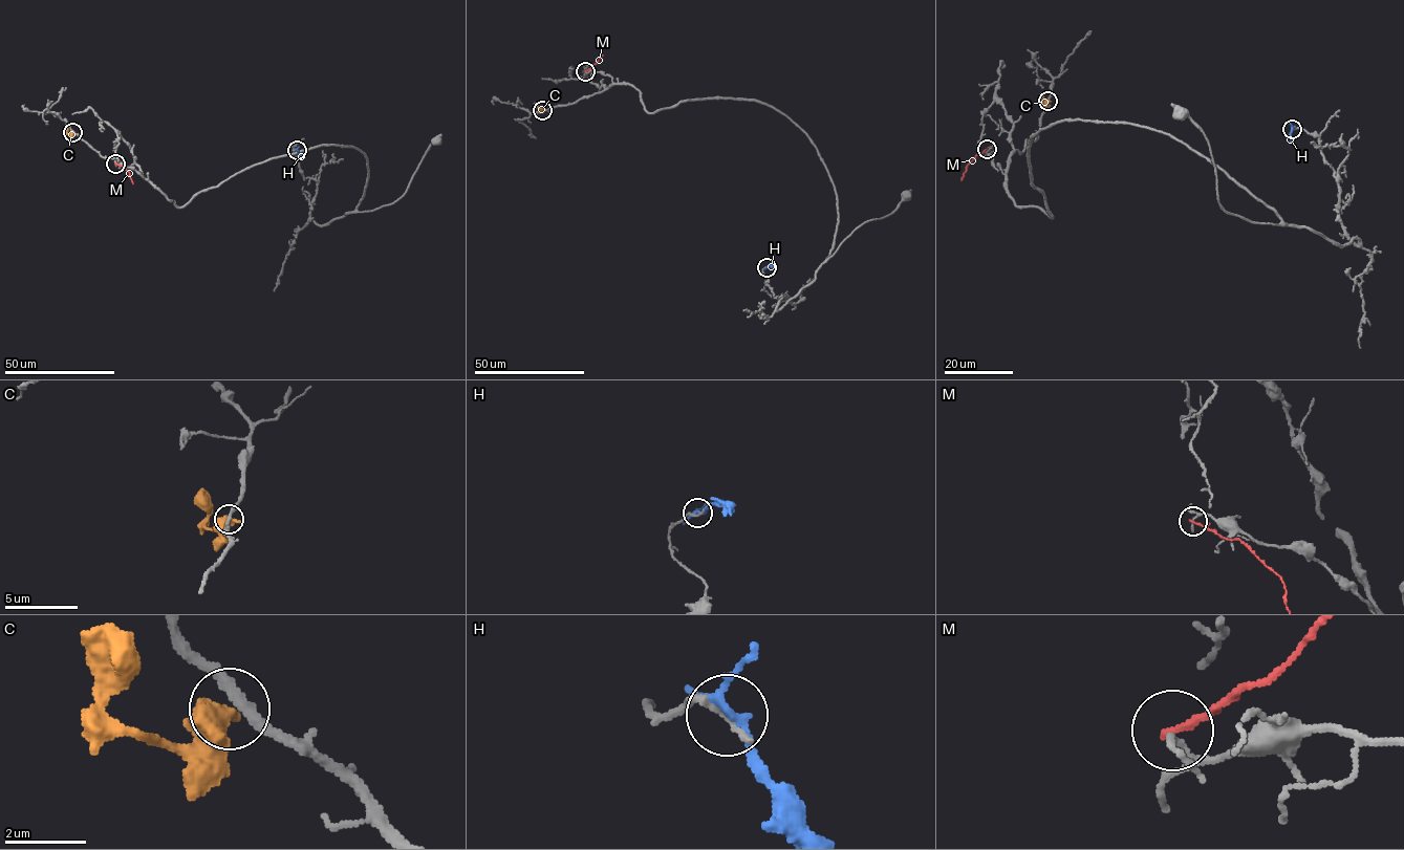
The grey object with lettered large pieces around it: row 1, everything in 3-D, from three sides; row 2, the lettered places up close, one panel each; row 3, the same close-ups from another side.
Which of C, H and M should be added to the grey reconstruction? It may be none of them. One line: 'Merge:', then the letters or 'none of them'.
Merge: none of them

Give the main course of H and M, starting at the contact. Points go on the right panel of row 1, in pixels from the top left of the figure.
H: (1292, 128), (1293, 142)
M: (987, 149), (966, 167), (960, 180)

